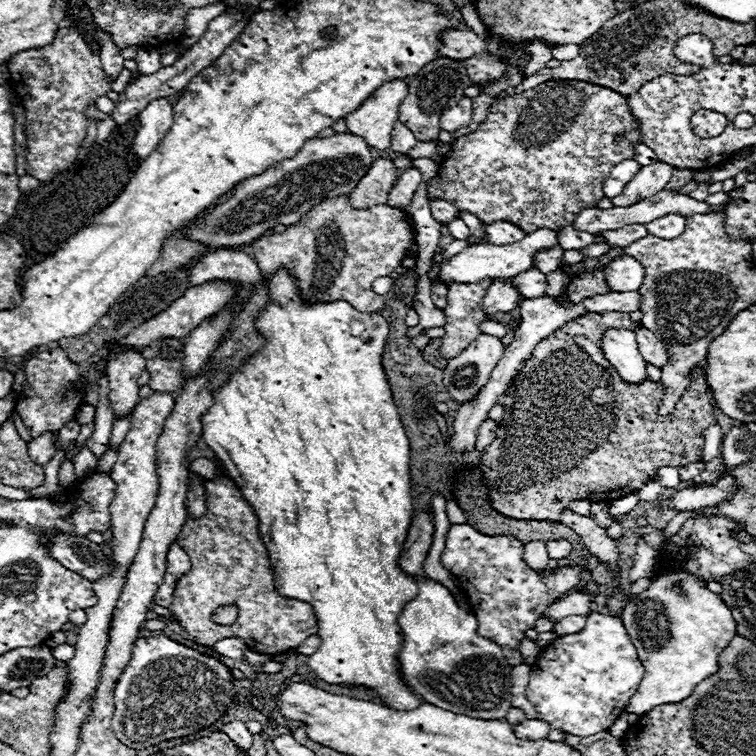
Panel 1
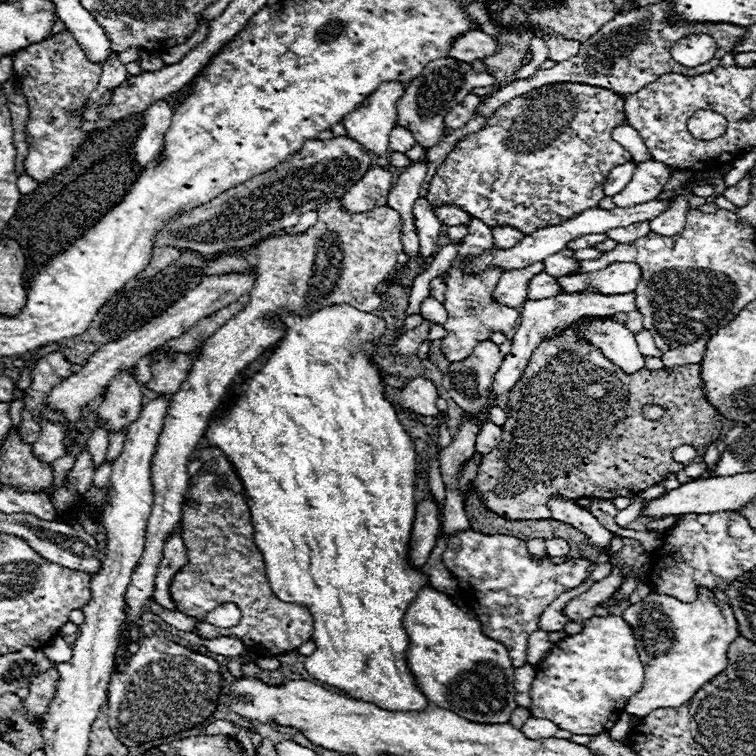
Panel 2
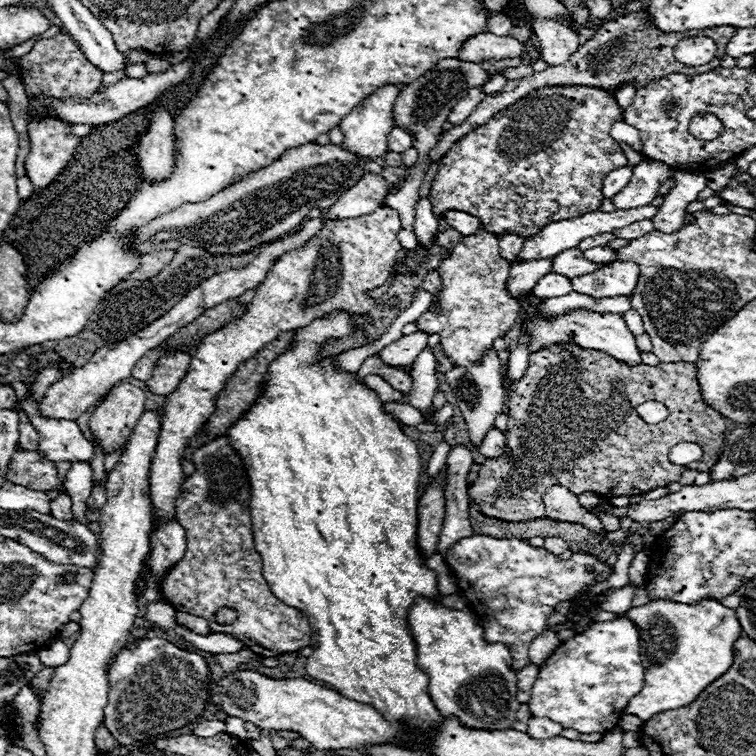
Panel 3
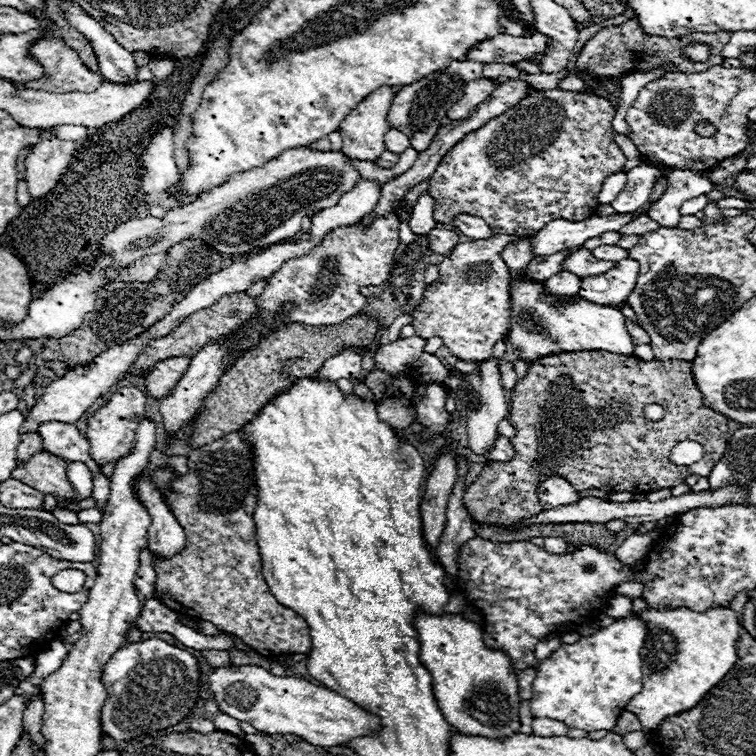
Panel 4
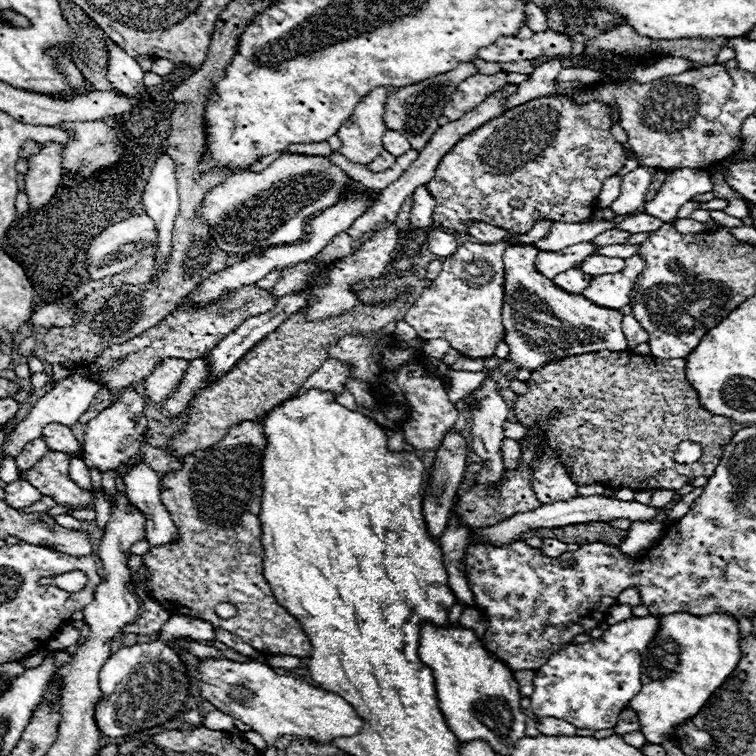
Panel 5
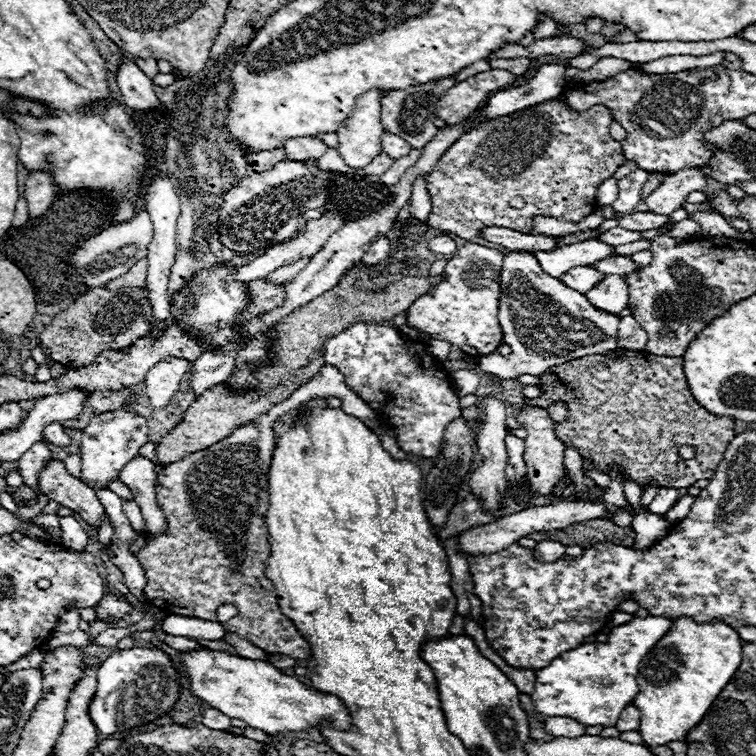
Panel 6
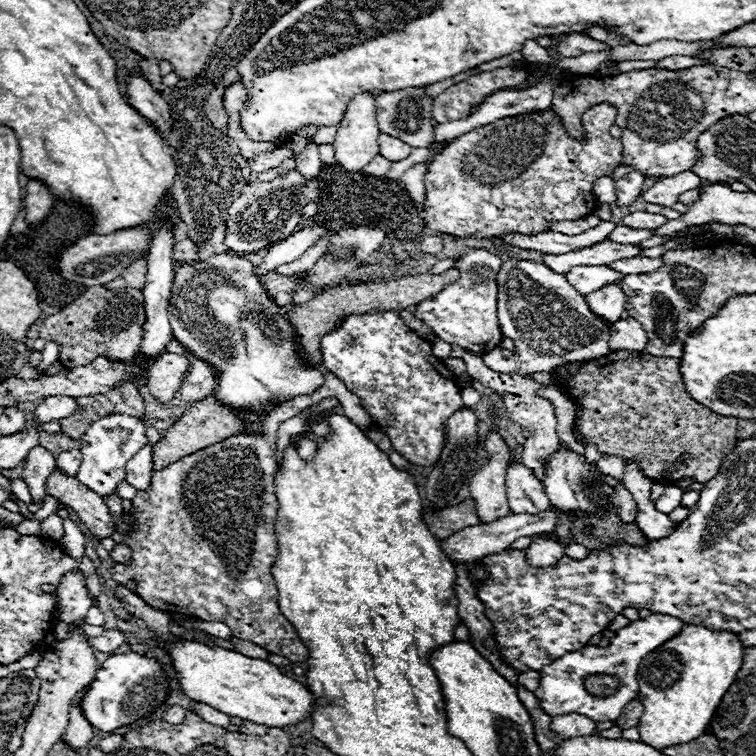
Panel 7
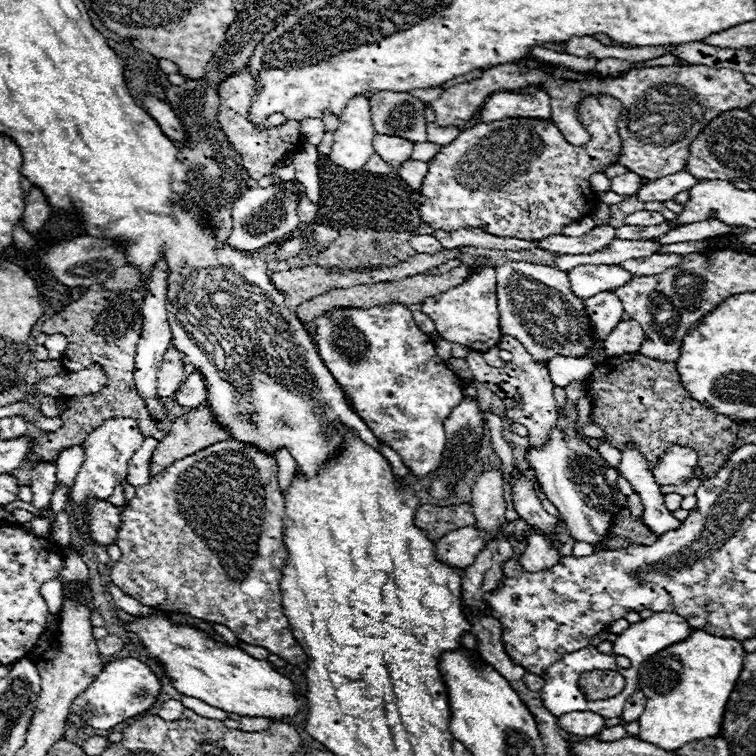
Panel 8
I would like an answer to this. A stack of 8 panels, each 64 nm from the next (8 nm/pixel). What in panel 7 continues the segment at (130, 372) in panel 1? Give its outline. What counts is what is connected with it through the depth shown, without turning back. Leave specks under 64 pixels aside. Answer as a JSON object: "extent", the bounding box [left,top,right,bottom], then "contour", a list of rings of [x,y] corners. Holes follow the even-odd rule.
{"extent":[76,414,148,494],"contour":[[[108,414],[104,418],[98,418],[92,422],[86,430],[86,434],[80,438],[82,442],[82,464],[76,474],[76,478],[96,494],[112,494],[118,486],[118,482],[124,480],[124,468],[126,462],[148,442],[146,440],[146,424],[134,416],[128,414]]]}

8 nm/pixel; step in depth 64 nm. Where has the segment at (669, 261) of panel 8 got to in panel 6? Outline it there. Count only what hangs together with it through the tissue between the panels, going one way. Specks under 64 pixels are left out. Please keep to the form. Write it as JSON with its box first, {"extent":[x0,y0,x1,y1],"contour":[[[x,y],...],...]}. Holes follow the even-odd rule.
{"extent":[592,256,636,274],"contour":[[[610,256],[610,258],[604,258],[596,264],[592,264],[594,270],[602,272],[602,274],[630,274],[630,272],[636,272],[636,266],[630,258],[624,258],[624,256]]]}

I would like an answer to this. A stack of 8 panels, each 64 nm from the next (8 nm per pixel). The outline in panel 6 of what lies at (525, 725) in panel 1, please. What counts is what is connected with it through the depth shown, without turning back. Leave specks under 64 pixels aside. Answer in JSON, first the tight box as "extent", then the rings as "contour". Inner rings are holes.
{"extent":[542,718,586,736],"contour":[[[546,718],[542,728],[550,736],[582,736],[586,726],[578,726],[572,718]]]}

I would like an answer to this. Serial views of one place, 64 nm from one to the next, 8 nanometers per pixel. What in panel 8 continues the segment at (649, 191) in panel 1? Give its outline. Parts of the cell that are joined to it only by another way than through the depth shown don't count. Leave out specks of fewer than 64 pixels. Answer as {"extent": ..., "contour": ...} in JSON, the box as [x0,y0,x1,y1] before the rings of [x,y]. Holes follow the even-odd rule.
{"extent":[610,172,642,196],"contour":[[[626,172],[610,180],[610,190],[620,196],[636,196],[640,188],[642,188],[642,178],[634,172]]]}

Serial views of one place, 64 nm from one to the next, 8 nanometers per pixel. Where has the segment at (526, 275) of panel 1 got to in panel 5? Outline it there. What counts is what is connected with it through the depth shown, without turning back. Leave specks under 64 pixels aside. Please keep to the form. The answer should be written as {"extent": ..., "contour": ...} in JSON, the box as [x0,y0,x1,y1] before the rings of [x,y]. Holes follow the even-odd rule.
{"extent":[552,268,592,294],"contour":[[[570,268],[570,270],[562,272],[562,274],[558,274],[556,278],[552,278],[552,282],[554,282],[558,288],[562,288],[562,290],[566,290],[566,292],[570,292],[570,294],[582,294],[582,290],[590,284],[590,278],[592,278],[592,276],[582,274],[580,270]]]}

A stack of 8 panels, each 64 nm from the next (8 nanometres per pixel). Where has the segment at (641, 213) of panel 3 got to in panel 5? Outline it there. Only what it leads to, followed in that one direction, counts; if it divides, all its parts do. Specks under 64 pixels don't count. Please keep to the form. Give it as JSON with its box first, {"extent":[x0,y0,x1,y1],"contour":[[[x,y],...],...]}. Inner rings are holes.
{"extent":[534,220,618,252],"contour":[[[590,220],[582,224],[568,224],[568,222],[554,222],[550,232],[534,242],[534,246],[542,252],[558,252],[562,248],[568,248],[572,244],[590,242],[594,236],[616,228],[618,224],[614,220]]]}

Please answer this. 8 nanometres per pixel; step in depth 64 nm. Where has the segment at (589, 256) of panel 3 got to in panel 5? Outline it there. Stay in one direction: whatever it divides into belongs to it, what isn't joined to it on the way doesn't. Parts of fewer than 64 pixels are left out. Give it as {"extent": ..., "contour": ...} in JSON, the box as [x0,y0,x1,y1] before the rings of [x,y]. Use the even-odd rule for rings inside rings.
{"extent":[598,246,638,258],"contour":[[[604,246],[604,248],[600,248],[598,250],[598,254],[600,256],[612,256],[612,258],[628,258],[628,256],[634,256],[636,254],[636,250],[638,250],[638,246]]]}

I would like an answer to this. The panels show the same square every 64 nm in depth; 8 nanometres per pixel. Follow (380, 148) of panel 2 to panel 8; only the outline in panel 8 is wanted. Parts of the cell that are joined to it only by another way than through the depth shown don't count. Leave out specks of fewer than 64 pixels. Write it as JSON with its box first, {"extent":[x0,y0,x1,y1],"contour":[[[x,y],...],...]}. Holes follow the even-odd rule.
{"extent":[330,96,376,170],"contour":[[[354,96],[346,104],[346,110],[342,110],[340,128],[334,132],[330,160],[346,170],[360,170],[370,156],[376,154],[372,146],[374,136],[370,98]]]}

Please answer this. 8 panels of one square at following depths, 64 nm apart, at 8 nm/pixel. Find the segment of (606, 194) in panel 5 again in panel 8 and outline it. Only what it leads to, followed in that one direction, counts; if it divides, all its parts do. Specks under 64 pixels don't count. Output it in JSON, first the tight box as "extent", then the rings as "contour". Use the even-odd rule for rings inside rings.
{"extent":[590,174,610,194],"contour":[[[594,174],[594,178],[590,180],[590,184],[592,184],[592,190],[594,190],[596,194],[610,190],[610,180],[608,180],[604,174]]]}

